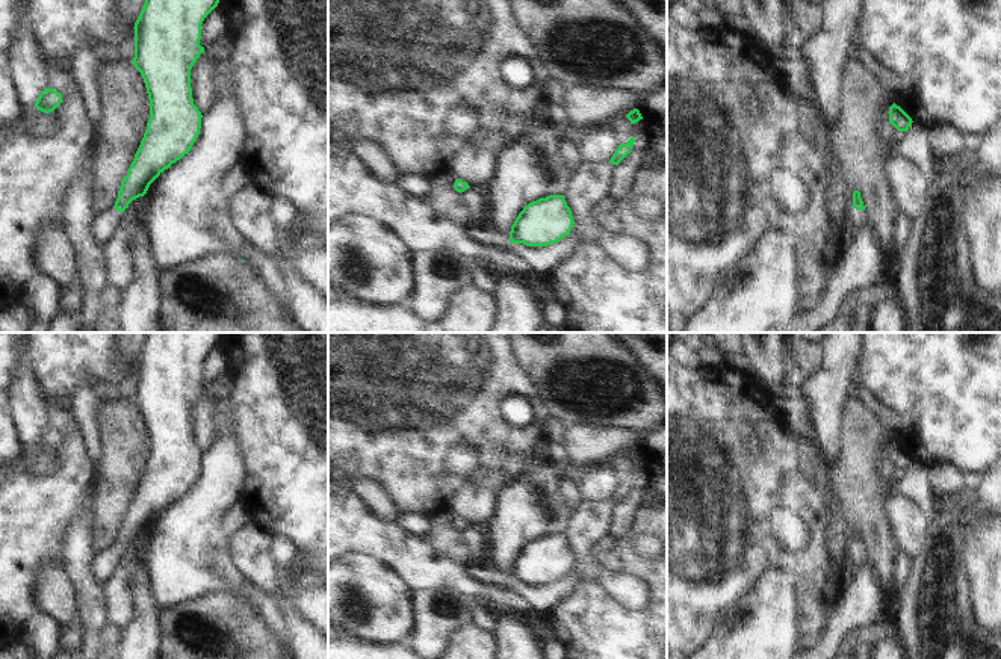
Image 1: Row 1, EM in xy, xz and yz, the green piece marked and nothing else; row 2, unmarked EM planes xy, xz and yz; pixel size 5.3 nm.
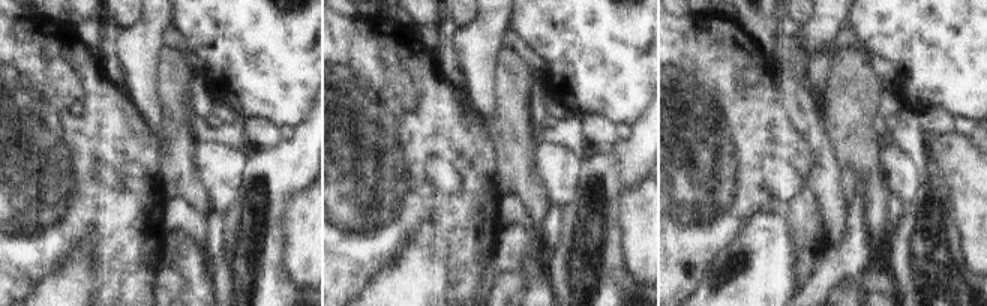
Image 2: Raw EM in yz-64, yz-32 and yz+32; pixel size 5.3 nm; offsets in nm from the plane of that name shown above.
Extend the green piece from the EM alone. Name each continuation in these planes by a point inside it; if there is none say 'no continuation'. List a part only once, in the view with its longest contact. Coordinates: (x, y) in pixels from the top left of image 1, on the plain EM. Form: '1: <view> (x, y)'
1: yz (859, 555)

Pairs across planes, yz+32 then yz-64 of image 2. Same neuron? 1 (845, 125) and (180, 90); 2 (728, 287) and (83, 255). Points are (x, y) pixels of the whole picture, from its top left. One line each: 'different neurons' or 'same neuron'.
1: same neuron
2: same neuron

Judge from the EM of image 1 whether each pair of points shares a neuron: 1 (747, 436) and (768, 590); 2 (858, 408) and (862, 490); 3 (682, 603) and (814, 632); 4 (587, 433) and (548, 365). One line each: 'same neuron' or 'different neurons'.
1: different neurons
2: same neuron
3: same neuron
4: different neurons

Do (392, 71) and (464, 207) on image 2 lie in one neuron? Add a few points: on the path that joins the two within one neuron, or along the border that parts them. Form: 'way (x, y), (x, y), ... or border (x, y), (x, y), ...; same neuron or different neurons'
way (419, 105), (471, 158), (471, 173); same neuron

